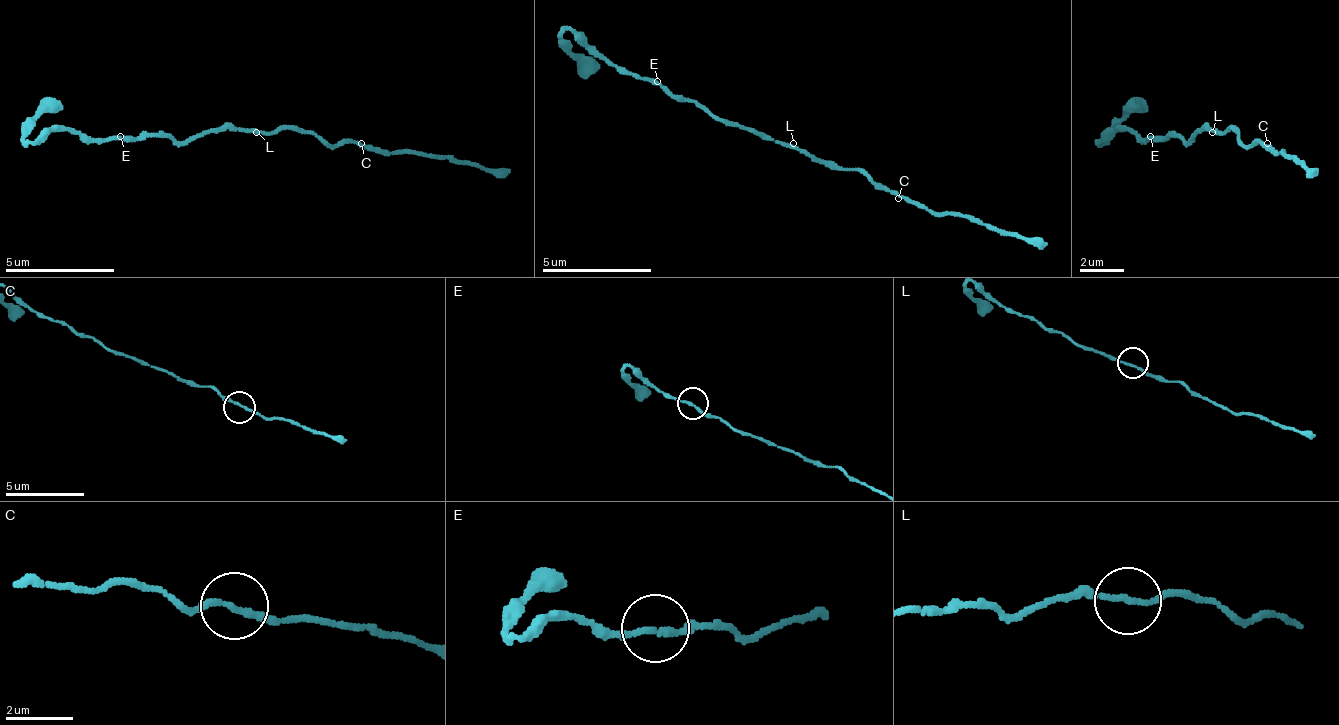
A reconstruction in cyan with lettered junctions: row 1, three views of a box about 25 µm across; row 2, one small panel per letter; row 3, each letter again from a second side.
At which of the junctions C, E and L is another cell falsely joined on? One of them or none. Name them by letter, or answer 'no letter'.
no letter

